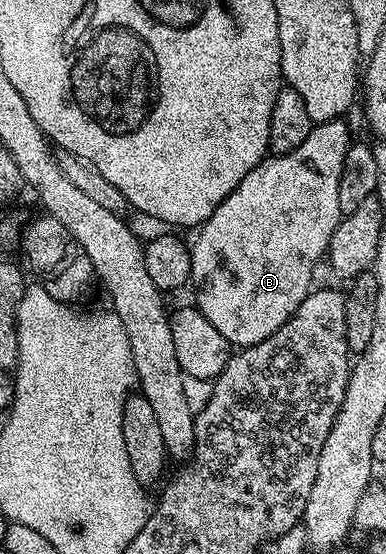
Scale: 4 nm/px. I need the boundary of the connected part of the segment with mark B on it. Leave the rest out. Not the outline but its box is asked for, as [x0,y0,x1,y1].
[190,118,352,349]

